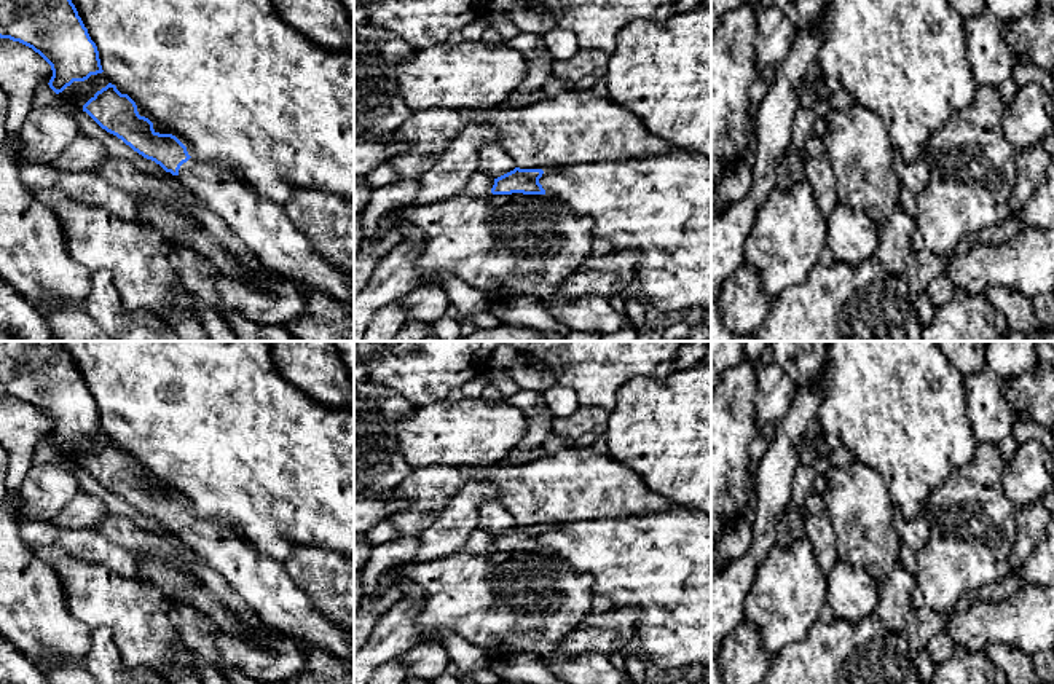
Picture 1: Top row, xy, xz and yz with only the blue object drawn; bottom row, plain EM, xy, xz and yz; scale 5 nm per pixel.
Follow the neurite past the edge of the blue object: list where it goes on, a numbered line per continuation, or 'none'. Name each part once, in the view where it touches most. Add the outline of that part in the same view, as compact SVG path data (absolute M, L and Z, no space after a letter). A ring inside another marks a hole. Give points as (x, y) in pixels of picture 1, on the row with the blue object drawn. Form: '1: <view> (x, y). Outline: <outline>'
1: xy (263, 225). Outline: M190 158L180 166L177 177L258 255L263 268L281 273L309 290L338 298L354 313L354 287L340 269L319 255L309 239L290 222L284 206L265 199L218 161Z

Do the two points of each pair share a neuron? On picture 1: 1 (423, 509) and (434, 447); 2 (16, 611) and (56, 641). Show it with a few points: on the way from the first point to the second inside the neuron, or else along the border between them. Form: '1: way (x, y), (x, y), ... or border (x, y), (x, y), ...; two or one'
1: border (460, 467), (421, 466), (412, 469); two
2: way (26, 611), (47, 632); one

